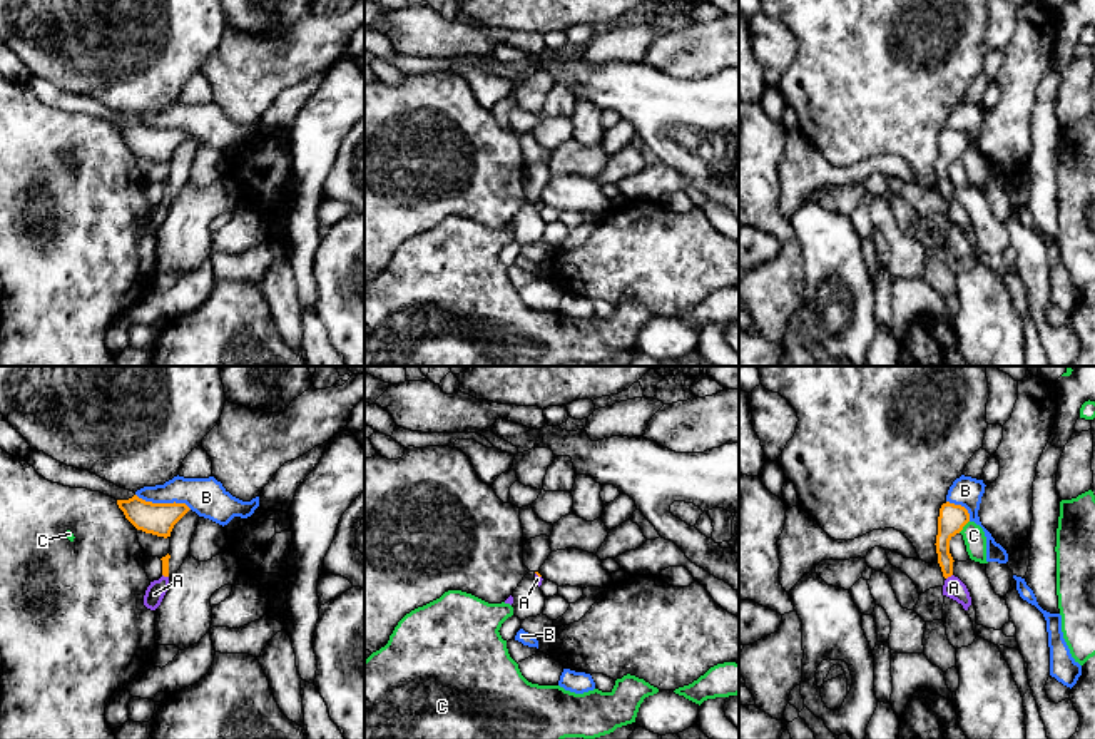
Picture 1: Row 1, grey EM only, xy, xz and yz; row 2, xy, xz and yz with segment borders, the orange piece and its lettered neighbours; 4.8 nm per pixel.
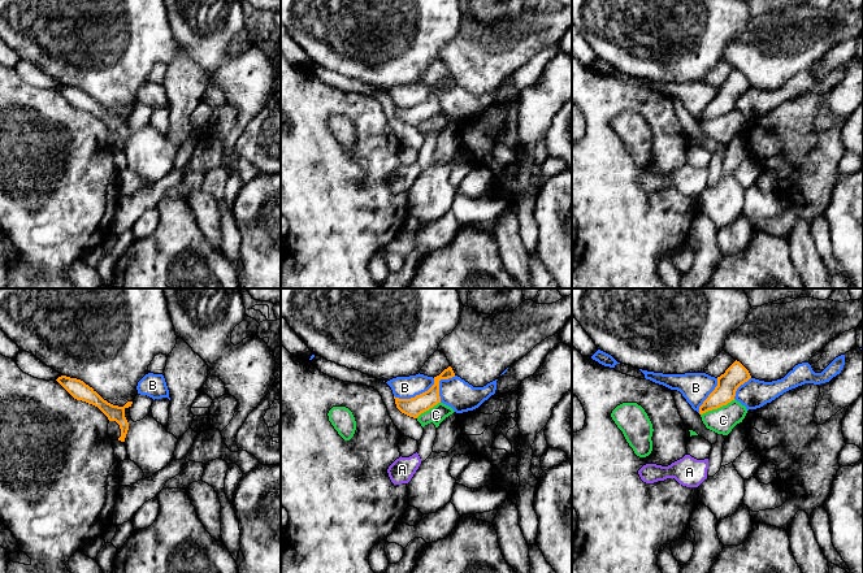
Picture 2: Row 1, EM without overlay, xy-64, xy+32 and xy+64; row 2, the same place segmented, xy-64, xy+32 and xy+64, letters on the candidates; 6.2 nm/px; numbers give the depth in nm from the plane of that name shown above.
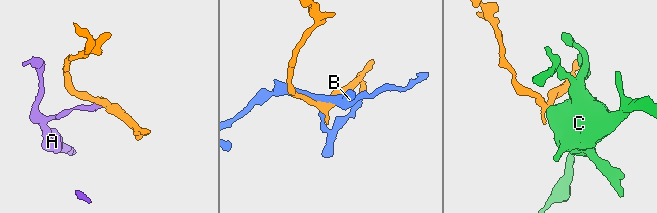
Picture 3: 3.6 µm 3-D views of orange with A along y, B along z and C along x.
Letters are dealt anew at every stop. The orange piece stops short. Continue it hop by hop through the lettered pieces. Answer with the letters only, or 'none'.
none

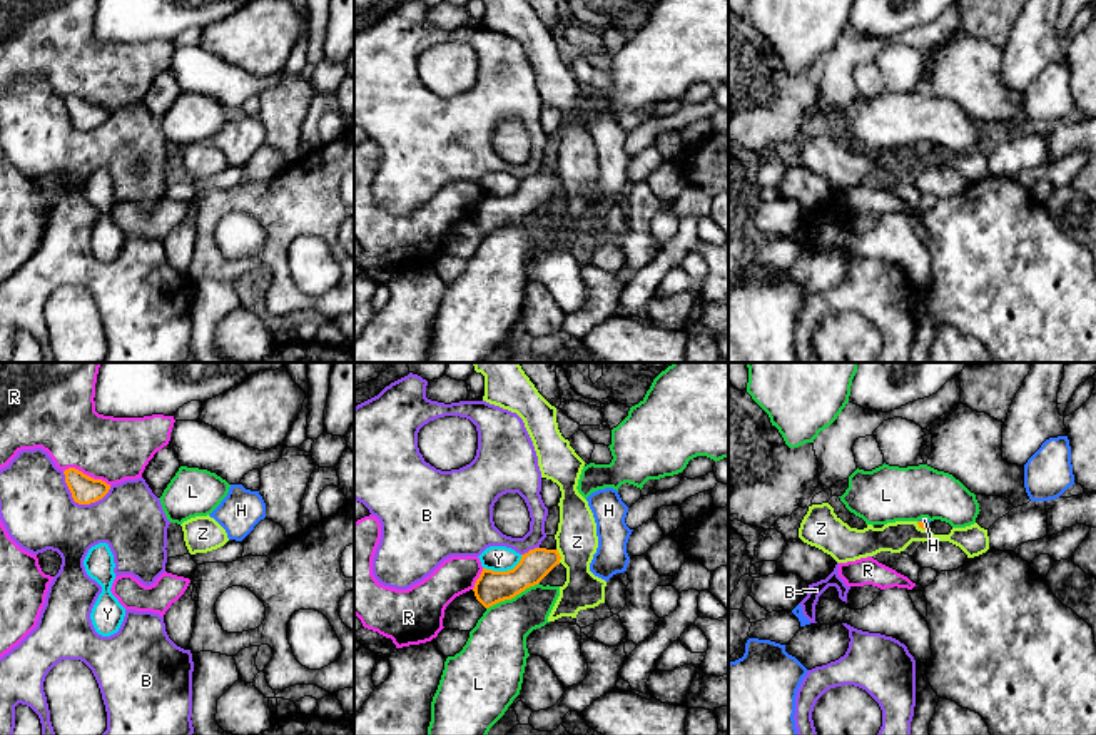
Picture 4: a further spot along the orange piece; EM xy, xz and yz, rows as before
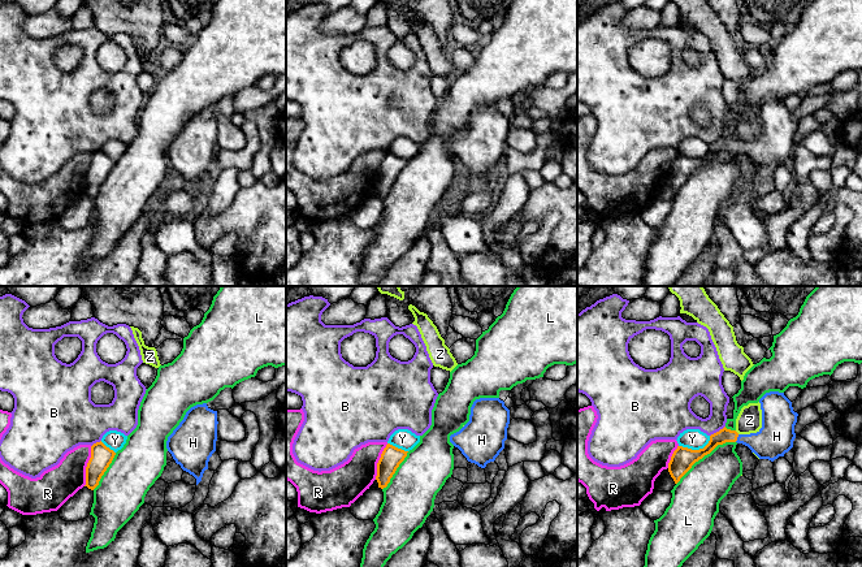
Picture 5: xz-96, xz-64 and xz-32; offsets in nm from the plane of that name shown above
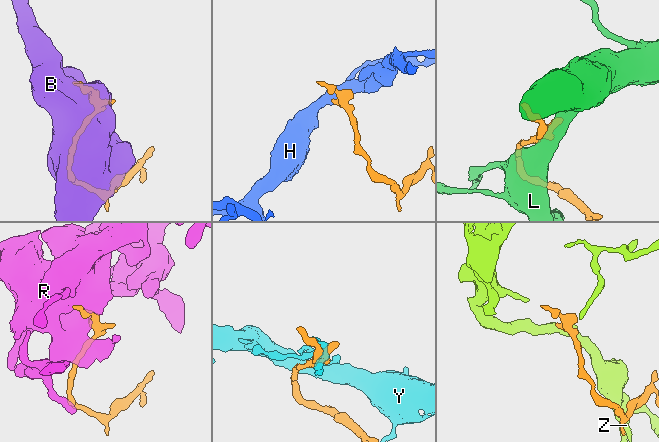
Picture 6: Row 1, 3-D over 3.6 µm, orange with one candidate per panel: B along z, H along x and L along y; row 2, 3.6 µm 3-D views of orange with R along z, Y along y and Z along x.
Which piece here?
H

